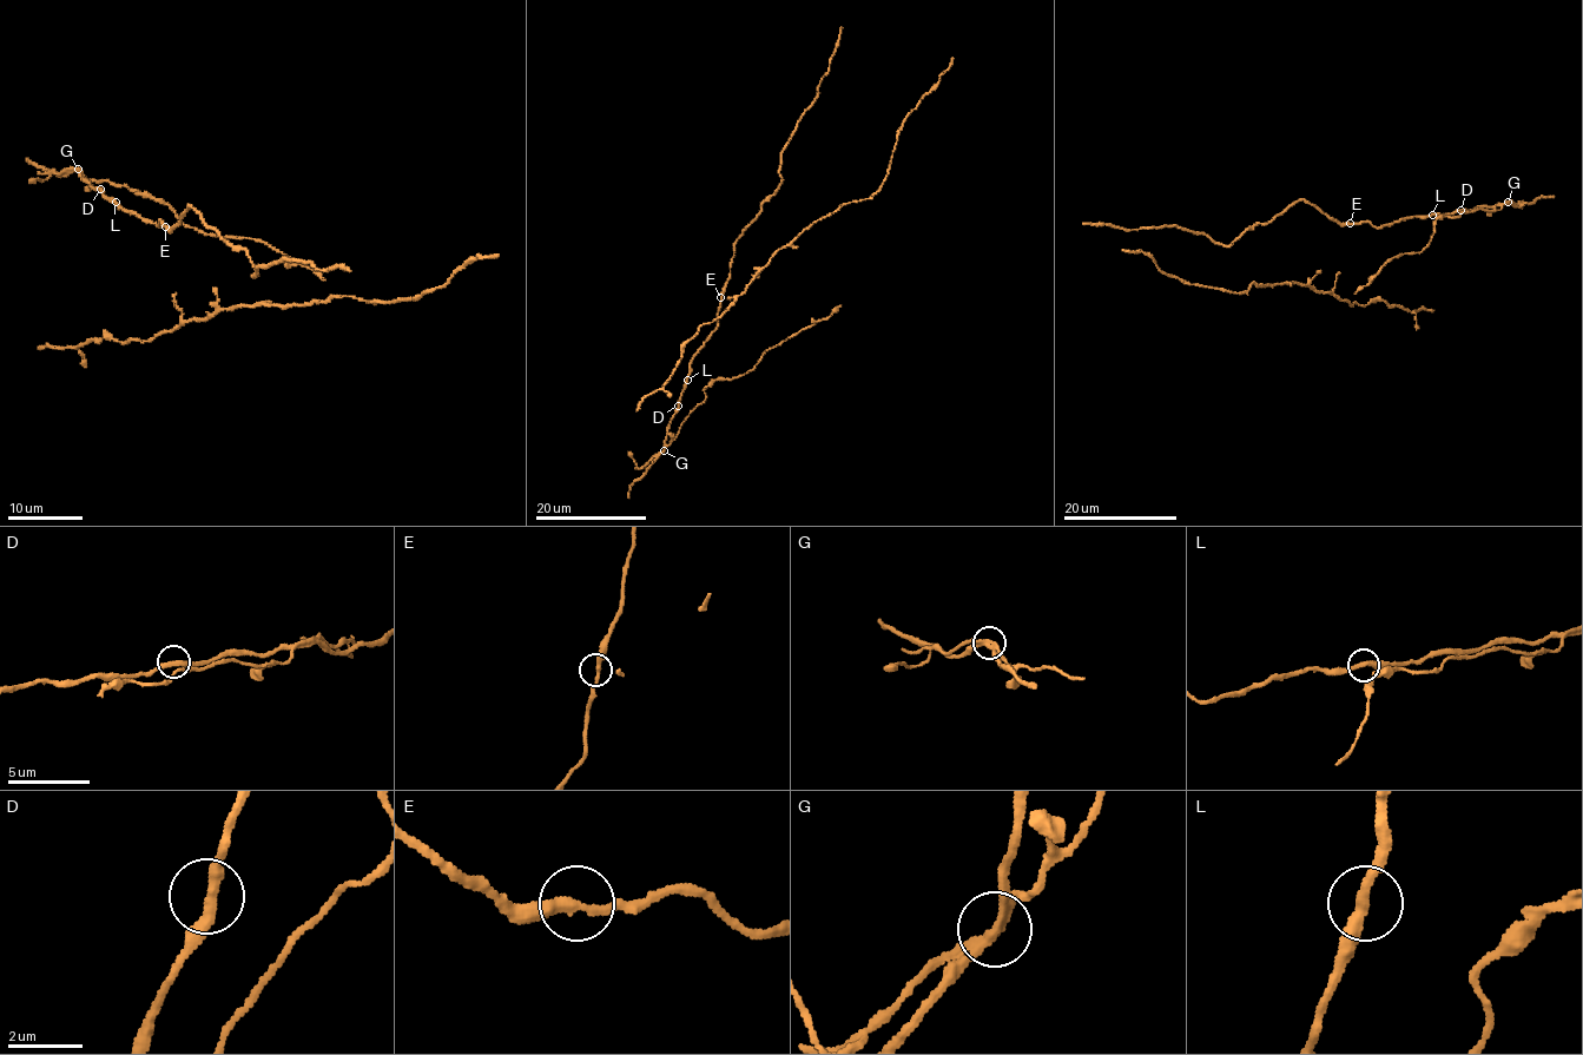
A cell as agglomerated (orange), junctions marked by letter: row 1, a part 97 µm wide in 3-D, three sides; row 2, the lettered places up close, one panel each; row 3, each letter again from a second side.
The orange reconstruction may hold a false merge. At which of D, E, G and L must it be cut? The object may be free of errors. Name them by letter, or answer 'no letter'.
G

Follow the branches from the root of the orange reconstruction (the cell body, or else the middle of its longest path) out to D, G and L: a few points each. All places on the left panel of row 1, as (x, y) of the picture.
D: (167, 229), (160, 221), (158, 225), (124, 211), (100, 189)
G: (167, 229), (160, 221), (158, 225), (124, 211), (101, 189), (83, 178), (78, 170)
L: (167, 229), (160, 221), (158, 225), (144, 221), (116, 202)

